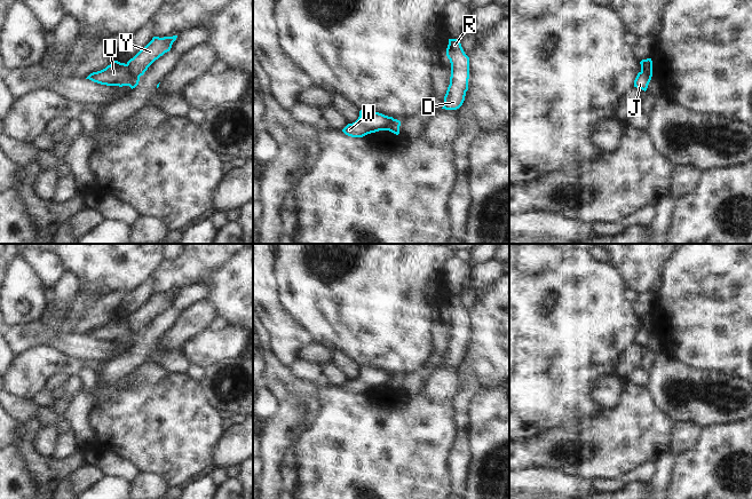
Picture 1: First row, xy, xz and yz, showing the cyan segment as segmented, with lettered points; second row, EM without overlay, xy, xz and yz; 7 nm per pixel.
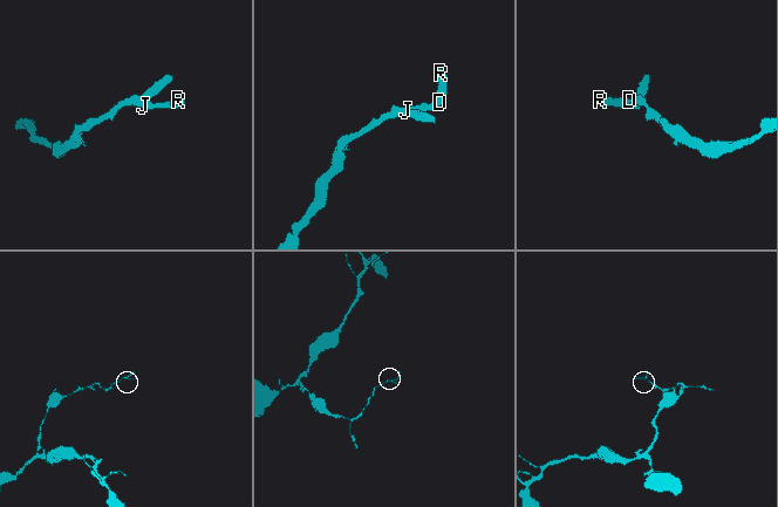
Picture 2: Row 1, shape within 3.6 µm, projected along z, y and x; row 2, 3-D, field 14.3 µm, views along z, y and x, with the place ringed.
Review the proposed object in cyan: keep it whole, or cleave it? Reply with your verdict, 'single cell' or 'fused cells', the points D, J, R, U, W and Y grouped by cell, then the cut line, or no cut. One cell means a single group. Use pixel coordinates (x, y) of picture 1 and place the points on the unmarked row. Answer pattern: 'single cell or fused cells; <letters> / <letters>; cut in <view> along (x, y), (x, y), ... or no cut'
fused cells; D J R U W / Y; cut in xy along (126, 321), (127, 325), (139, 334)

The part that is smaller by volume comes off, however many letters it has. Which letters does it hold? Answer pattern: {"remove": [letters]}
{"remove": ["Y"]}

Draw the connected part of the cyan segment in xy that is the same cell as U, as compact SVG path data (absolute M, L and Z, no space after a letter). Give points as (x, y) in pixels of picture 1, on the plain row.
M113 317L105 325L90 330L86 335L106 342L129 342L132 346L138 341L140 334L128 327L125 319Z

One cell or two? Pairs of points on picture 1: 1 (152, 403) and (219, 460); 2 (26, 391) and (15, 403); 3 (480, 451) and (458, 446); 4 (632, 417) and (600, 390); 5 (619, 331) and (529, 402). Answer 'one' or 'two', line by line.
1: two
2: two
3: two
4: two
5: one

